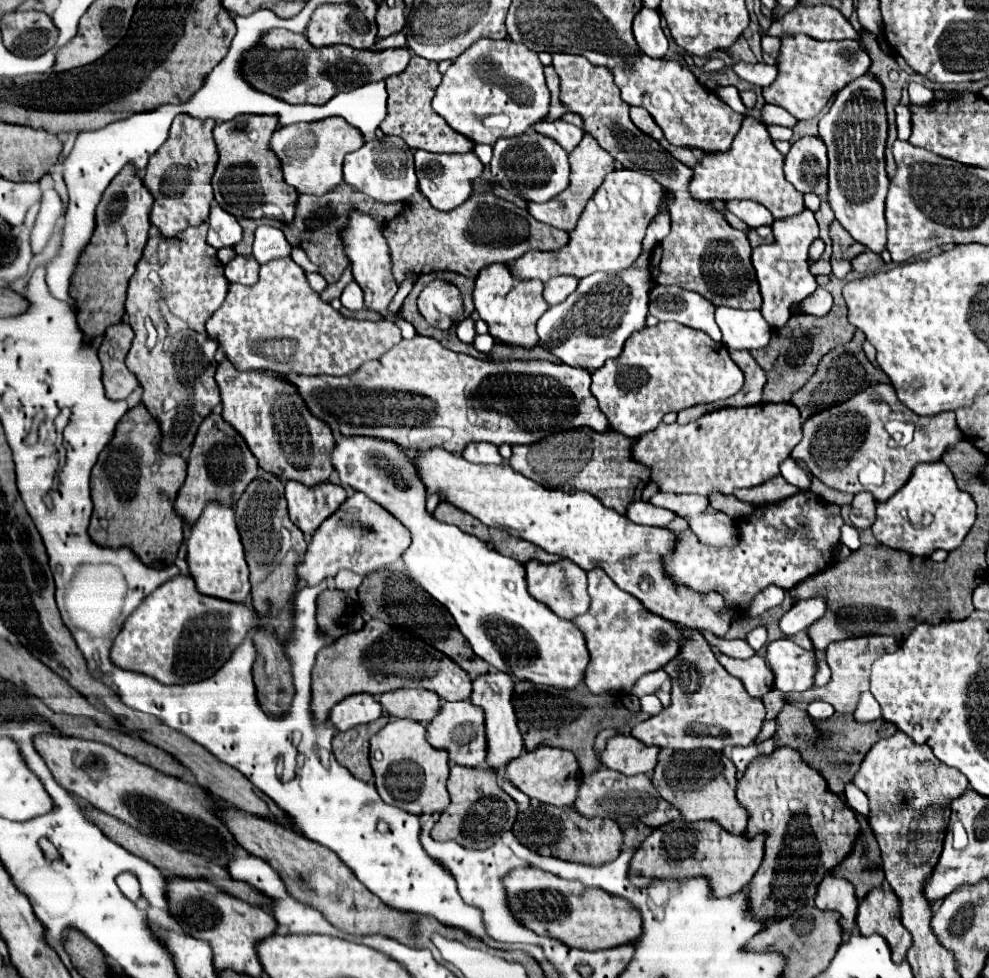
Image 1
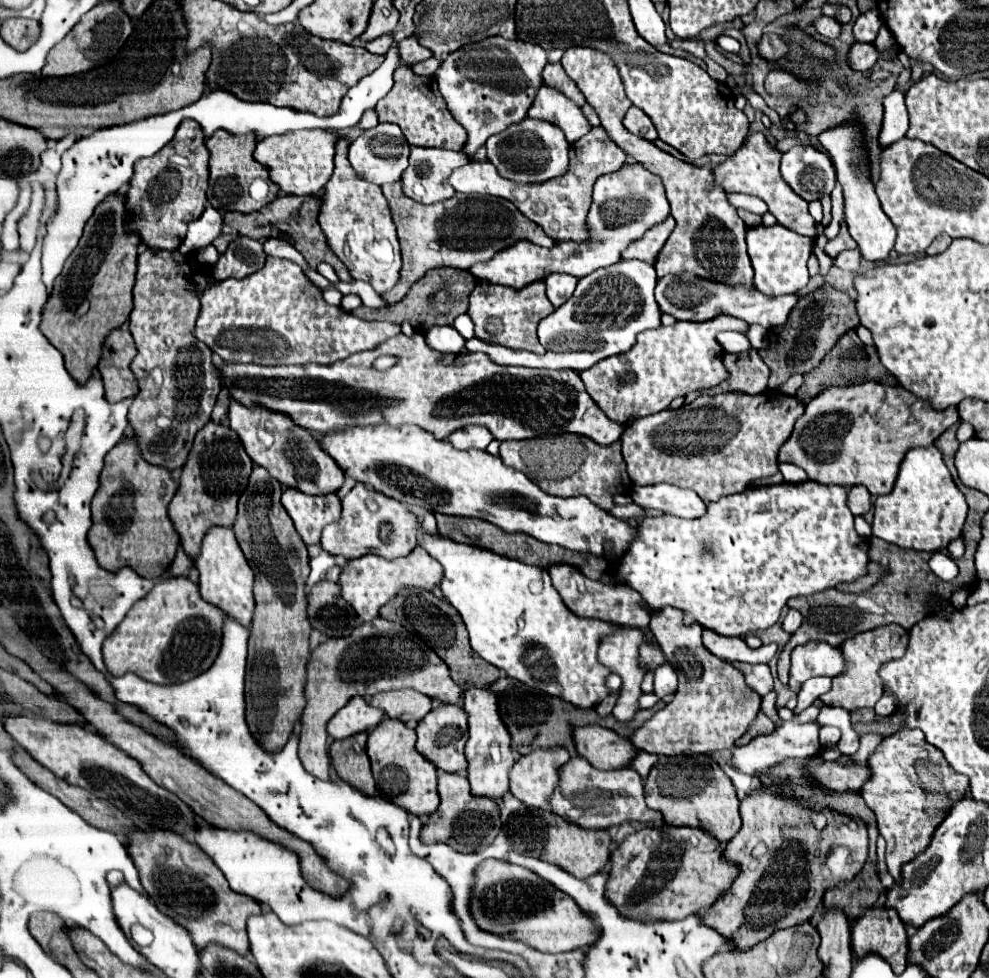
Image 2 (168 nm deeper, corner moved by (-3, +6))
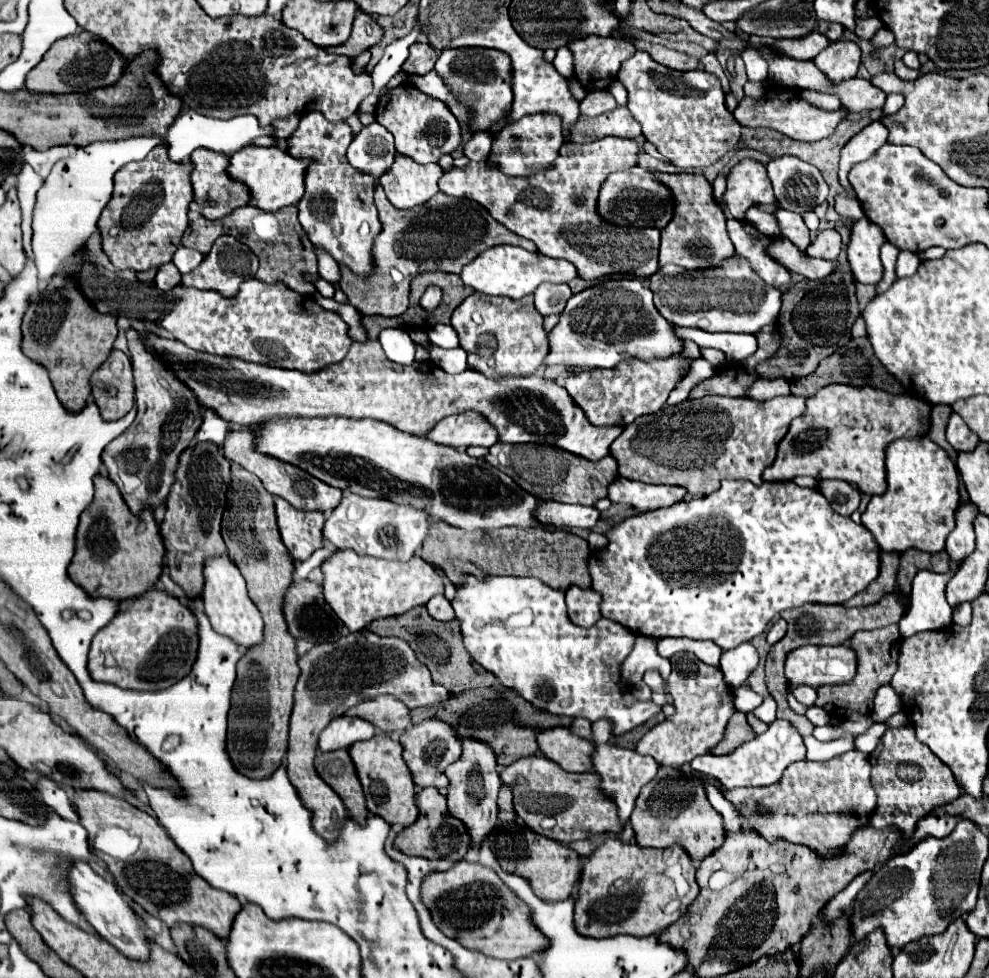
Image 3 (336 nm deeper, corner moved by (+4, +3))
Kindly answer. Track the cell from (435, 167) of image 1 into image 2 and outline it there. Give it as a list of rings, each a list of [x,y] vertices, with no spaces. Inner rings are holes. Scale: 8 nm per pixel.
[[[411,147],[409,155],[409,167],[407,173],[403,173],[403,189],[407,191],[407,197],[419,201],[419,203],[439,203],[447,201],[455,195],[455,189],[449,185],[449,175],[455,167],[467,165],[471,159],[463,151],[449,151],[439,147]]]

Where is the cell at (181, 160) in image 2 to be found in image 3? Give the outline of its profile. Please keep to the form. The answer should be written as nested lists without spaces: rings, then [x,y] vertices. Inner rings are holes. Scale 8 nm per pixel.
[[[156,146],[144,160],[130,162],[114,174],[114,194],[108,206],[104,208],[98,228],[102,236],[102,250],[118,270],[142,272],[152,266],[162,266],[172,260],[172,252],[180,246],[180,236],[188,228],[188,206],[192,202],[192,184],[190,184],[192,164],[172,164],[168,160],[168,148]]]

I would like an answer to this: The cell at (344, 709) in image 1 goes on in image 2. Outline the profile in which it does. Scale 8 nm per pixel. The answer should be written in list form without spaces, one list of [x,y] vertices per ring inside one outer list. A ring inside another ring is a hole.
[[[361,695],[353,697],[343,709],[339,709],[327,723],[327,733],[333,739],[347,739],[361,731],[373,731],[383,717],[383,711],[371,707]]]

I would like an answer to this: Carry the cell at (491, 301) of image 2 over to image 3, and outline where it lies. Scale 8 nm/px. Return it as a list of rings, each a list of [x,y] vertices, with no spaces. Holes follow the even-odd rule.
[[[474,292],[452,312],[450,324],[458,332],[460,348],[468,354],[468,368],[492,380],[532,376],[548,354],[548,336],[542,328],[542,314],[536,312],[532,296],[512,300]]]

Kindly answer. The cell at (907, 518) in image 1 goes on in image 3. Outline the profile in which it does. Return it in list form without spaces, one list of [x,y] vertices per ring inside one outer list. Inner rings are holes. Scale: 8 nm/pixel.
[[[926,434],[918,438],[900,438],[888,444],[886,448],[886,480],[888,488],[884,494],[872,496],[868,508],[862,514],[862,524],[872,532],[878,546],[884,552],[906,552],[910,548],[924,552],[944,550],[946,536],[954,530],[954,510],[960,504],[958,494],[958,470],[944,448],[932,442]]]

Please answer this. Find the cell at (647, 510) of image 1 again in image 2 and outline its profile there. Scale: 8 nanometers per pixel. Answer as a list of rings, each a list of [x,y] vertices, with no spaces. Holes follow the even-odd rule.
[[[627,503],[627,505],[617,505],[615,509],[609,511],[611,515],[619,519],[633,519],[633,517],[645,517],[645,509],[637,503]]]

